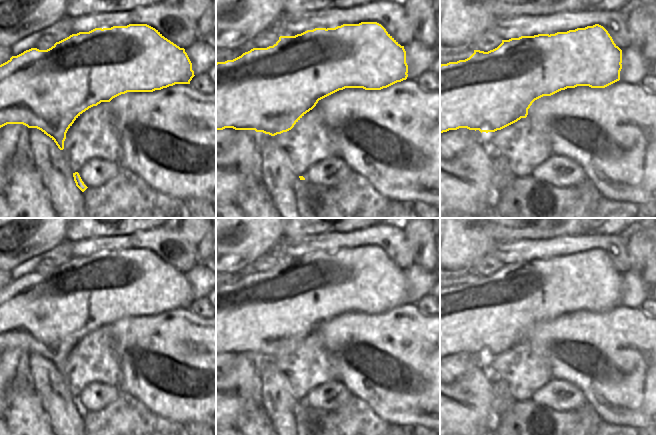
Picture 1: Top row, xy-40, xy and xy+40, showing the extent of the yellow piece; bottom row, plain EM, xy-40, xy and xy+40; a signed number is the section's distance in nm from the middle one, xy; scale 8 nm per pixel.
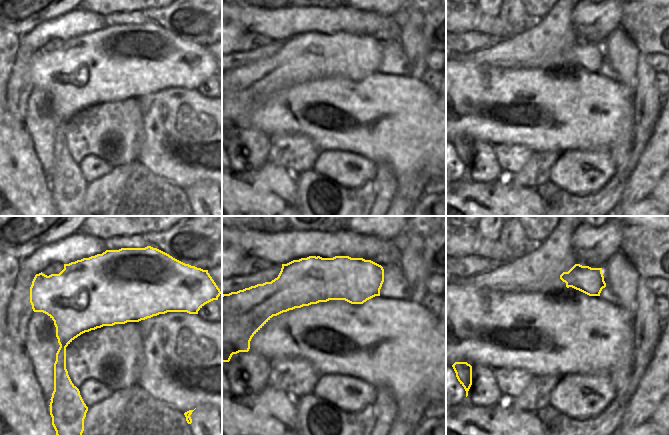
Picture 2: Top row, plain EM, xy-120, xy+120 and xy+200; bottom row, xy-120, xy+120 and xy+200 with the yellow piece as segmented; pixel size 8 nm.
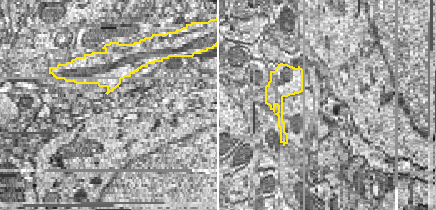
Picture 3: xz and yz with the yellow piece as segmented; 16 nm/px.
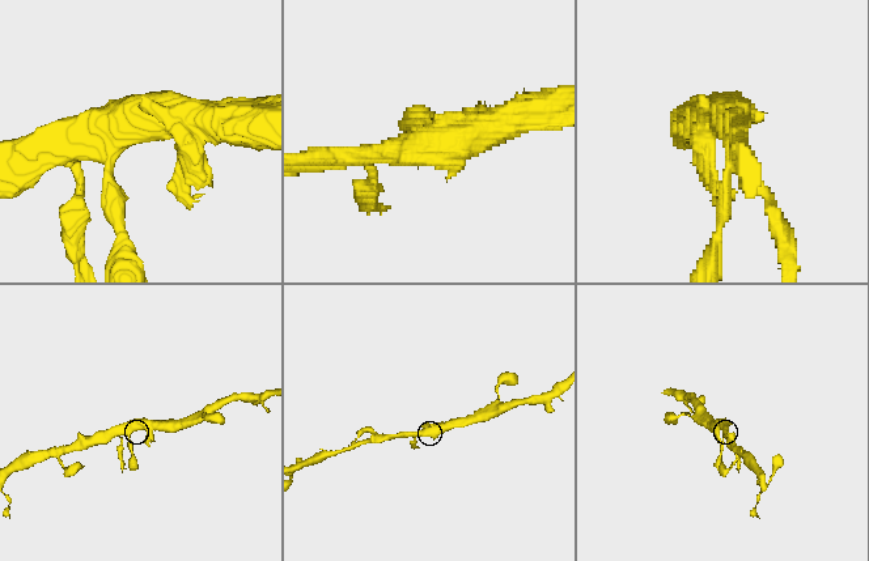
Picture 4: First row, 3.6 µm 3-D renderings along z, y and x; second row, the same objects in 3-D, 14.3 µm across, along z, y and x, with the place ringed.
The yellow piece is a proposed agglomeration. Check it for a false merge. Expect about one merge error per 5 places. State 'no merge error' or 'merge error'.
merge error

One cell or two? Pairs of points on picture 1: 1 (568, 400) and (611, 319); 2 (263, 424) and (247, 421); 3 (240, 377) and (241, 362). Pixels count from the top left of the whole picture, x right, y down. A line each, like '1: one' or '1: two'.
1: two
2: one
3: one

